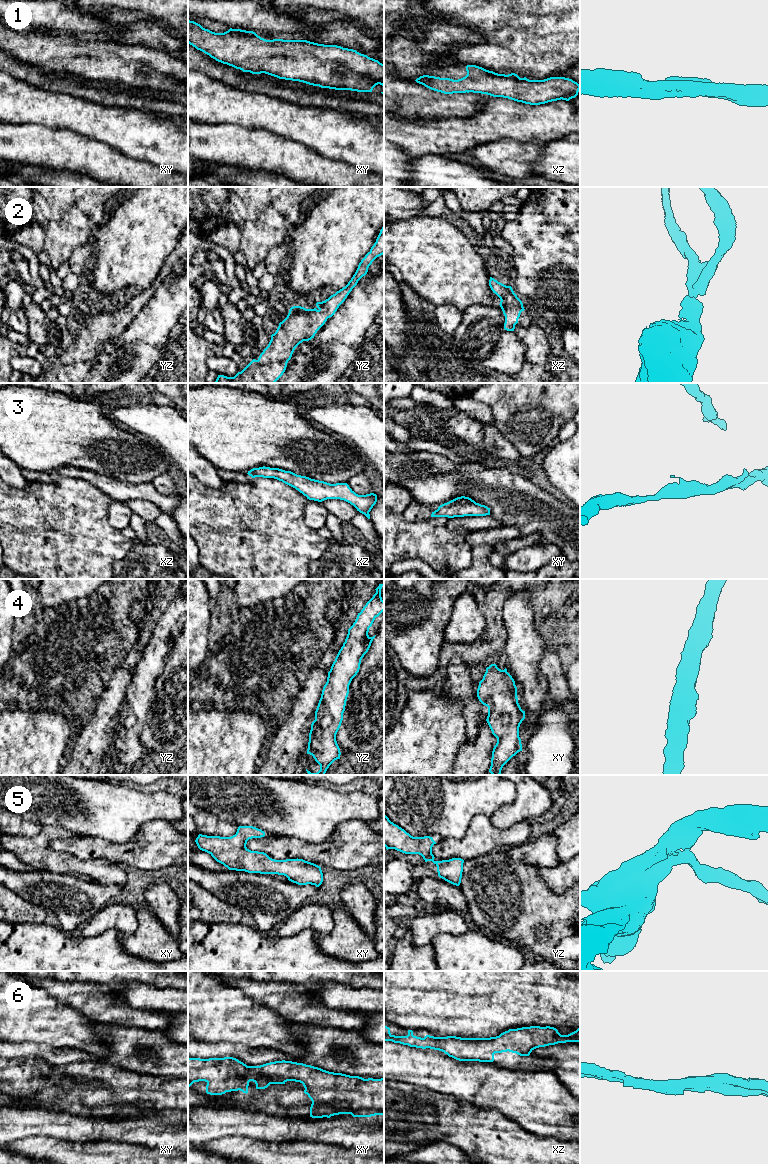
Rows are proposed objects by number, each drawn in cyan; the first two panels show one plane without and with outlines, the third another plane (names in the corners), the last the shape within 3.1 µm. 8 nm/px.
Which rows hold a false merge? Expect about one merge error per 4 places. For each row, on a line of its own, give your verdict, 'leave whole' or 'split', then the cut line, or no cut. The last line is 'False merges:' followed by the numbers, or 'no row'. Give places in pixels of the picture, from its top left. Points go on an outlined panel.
1: leave whole | no cut
2: leave whole | no cut
3: leave whole | no cut
4: leave whole | no cut
5: leave whole | no cut
6: leave whole | no cut
False merges: no row

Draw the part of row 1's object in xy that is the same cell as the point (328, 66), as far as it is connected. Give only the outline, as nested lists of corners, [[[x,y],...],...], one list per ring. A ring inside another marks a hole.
[[[188,20],[188,43],[216,61],[240,69],[243,72],[252,74],[265,73],[279,79],[299,81],[335,90],[372,92],[373,88],[378,84],[384,87],[384,64],[356,50],[337,45],[324,45],[307,40],[266,40],[253,31],[232,28],[224,33],[215,33],[190,20]]]

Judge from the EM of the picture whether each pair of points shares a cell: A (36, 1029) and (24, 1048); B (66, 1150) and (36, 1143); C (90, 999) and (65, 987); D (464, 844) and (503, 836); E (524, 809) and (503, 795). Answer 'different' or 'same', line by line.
A: different
B: same
C: same
D: same
E: different

